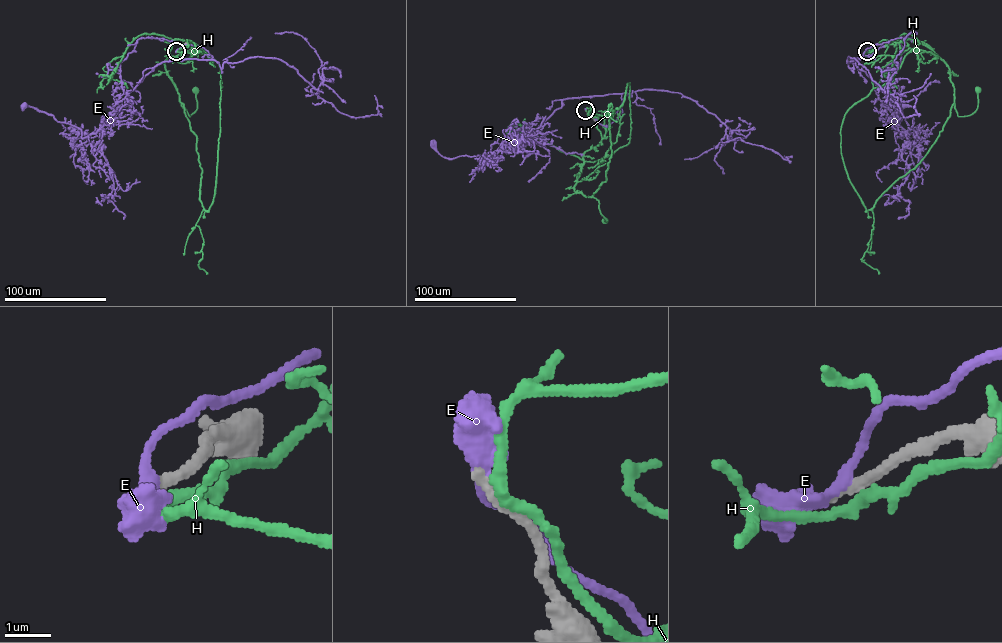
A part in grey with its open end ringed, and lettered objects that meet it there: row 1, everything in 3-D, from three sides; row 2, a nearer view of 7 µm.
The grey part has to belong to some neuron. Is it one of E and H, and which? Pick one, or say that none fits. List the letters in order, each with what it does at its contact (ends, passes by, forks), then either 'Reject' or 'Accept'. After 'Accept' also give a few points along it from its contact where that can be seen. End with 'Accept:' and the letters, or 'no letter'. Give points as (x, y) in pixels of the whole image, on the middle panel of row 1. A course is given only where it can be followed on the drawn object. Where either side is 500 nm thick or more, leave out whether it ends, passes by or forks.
E: It passes by. Reject
H: It passes by. Reject
Accept: no letter

